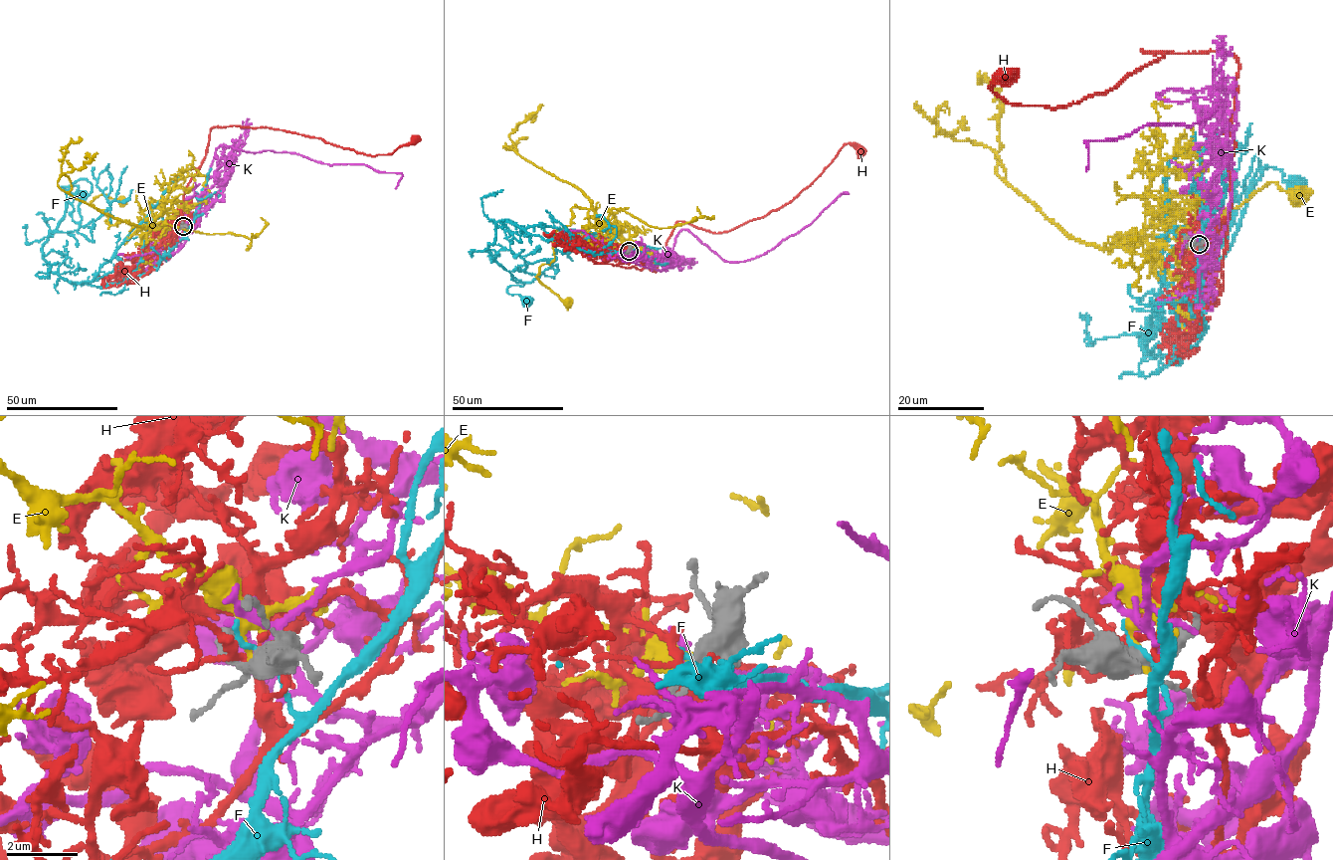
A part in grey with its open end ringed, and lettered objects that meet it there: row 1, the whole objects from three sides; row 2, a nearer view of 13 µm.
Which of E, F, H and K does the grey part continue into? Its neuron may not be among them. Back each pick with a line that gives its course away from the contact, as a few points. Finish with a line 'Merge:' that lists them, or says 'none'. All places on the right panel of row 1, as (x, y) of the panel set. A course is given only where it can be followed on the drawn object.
H: it runs (1199, 245), (1231, 210), (1232, 55), (1140, 50), (1164, 55), (1063, 107), (1008, 104), (991, 89), (1002, 77)
Merge: H

